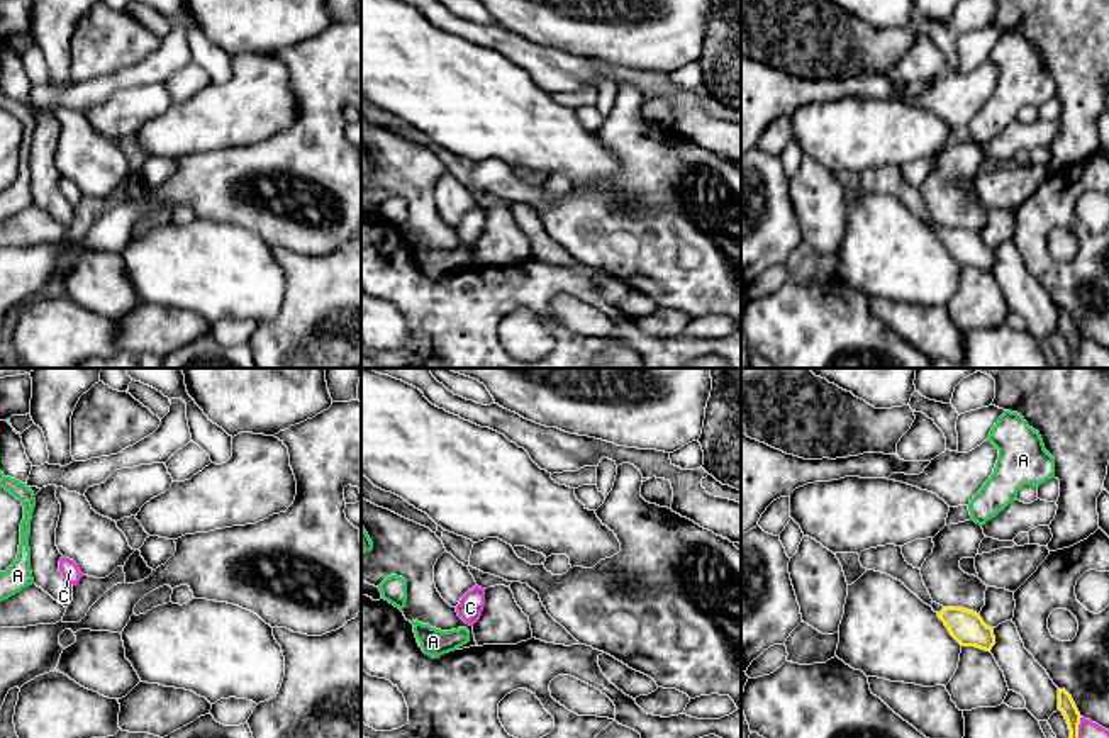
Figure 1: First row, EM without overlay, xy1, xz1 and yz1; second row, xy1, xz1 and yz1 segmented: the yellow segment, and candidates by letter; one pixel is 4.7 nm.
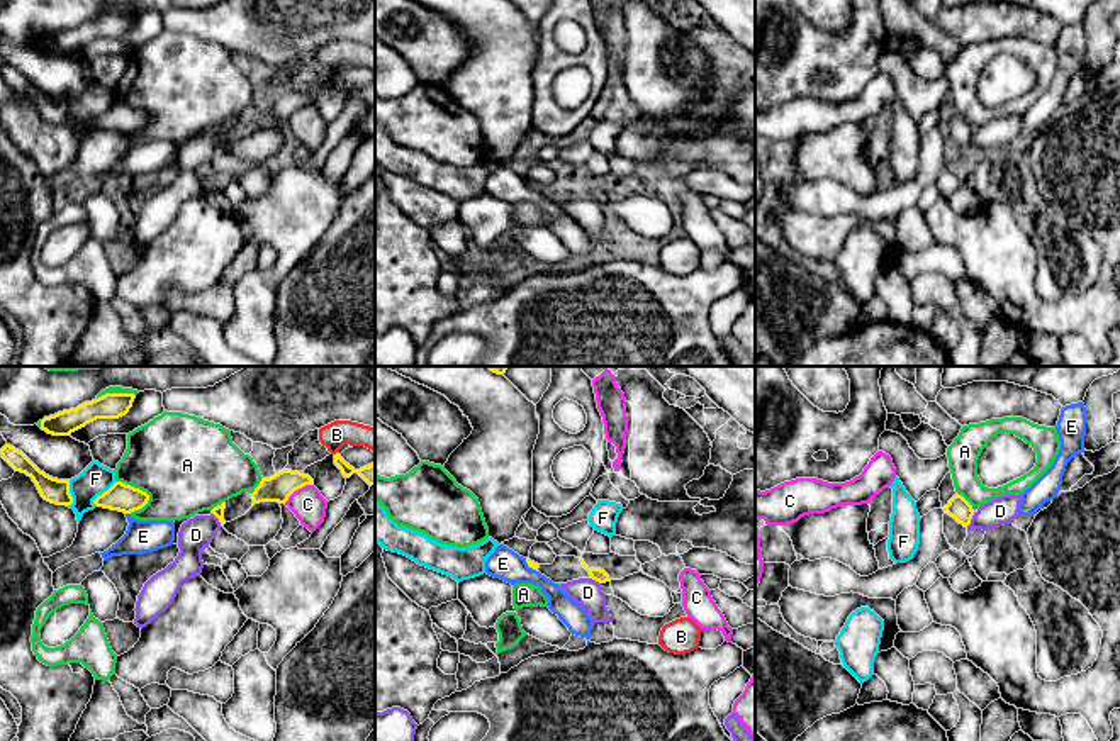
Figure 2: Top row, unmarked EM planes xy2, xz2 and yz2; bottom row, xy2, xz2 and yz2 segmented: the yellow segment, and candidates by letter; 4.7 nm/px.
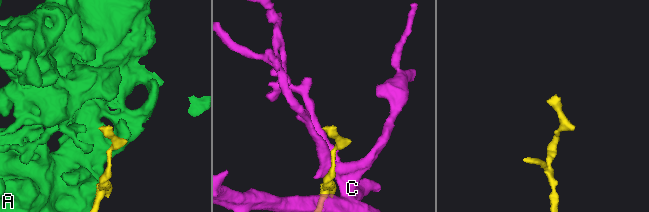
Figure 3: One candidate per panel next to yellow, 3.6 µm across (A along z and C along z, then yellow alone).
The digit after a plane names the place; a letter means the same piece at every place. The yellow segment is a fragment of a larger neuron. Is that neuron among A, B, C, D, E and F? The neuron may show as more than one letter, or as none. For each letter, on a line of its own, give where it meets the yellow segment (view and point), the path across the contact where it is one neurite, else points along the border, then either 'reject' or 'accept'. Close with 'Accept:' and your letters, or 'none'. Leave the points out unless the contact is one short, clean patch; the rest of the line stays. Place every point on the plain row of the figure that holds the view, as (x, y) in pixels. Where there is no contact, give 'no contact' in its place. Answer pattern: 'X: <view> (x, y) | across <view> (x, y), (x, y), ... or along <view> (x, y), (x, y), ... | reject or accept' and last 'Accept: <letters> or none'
A: xy2 (136, 109) | reject
B: xy2 (336, 73) | along xy2 (338, 72), (335, 75) | reject
C: xy2 (297, 109) | reject
D: yz2 (971, 138) | along yz2 (974, 133), (966, 146) | reject
E: xy2 (128, 133) | along xy2 (126, 133), (129, 134) | reject
F: xy2 (70, 114) | reject
Accept: none

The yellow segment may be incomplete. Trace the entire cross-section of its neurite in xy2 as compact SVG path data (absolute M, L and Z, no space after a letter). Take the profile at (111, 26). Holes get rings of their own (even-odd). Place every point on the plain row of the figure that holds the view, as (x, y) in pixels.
M105 14L76 29L63 31L41 41L41 49L53 56L70 56L97 39L119 39L129 32L134 14Z

